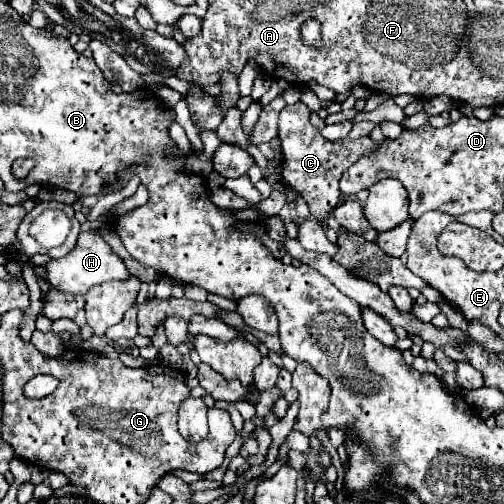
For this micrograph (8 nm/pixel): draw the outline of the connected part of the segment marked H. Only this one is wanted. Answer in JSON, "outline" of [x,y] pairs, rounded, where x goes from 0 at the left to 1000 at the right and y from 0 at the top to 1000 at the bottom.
{"outline":[[[169,458],[157,462],[153,486],[149,494],[129,506],[125,514],[109,514],[101,522],[89,526],[93,530],[93,550],[101,569],[137,577],[137,581],[161,581],[169,585],[181,569],[208,562],[208,558],[224,558],[224,554],[252,554],[256,538],[248,530],[248,522],[224,502],[224,494],[204,478],[204,470],[196,466],[196,458]]]}

